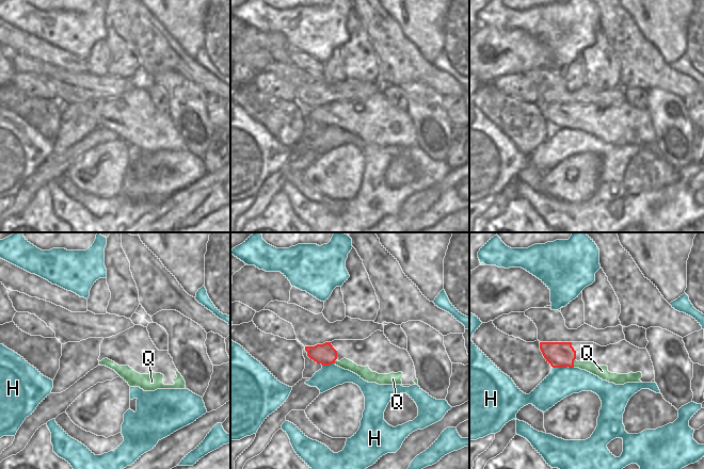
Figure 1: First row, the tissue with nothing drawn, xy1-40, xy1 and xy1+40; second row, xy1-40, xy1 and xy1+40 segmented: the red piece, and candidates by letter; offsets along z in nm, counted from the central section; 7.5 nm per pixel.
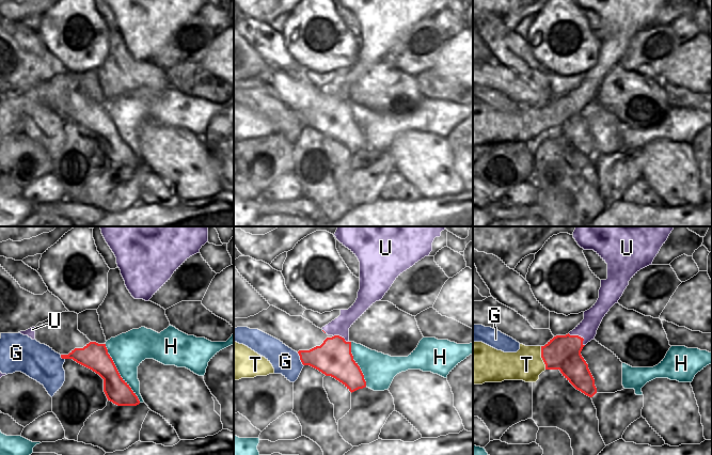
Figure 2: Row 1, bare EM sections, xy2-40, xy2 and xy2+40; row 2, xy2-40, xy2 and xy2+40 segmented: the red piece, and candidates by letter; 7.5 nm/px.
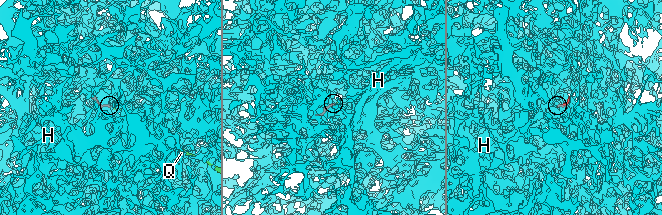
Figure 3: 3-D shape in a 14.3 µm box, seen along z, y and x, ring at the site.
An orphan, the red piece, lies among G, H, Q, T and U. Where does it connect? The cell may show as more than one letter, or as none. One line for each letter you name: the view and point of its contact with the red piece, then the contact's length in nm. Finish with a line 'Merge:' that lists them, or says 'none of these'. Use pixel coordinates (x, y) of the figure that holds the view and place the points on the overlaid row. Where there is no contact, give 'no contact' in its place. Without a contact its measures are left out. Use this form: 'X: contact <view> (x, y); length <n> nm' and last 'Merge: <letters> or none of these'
Q: contact xy1+40 (573, 362); length 70 nm
Merge: Q

